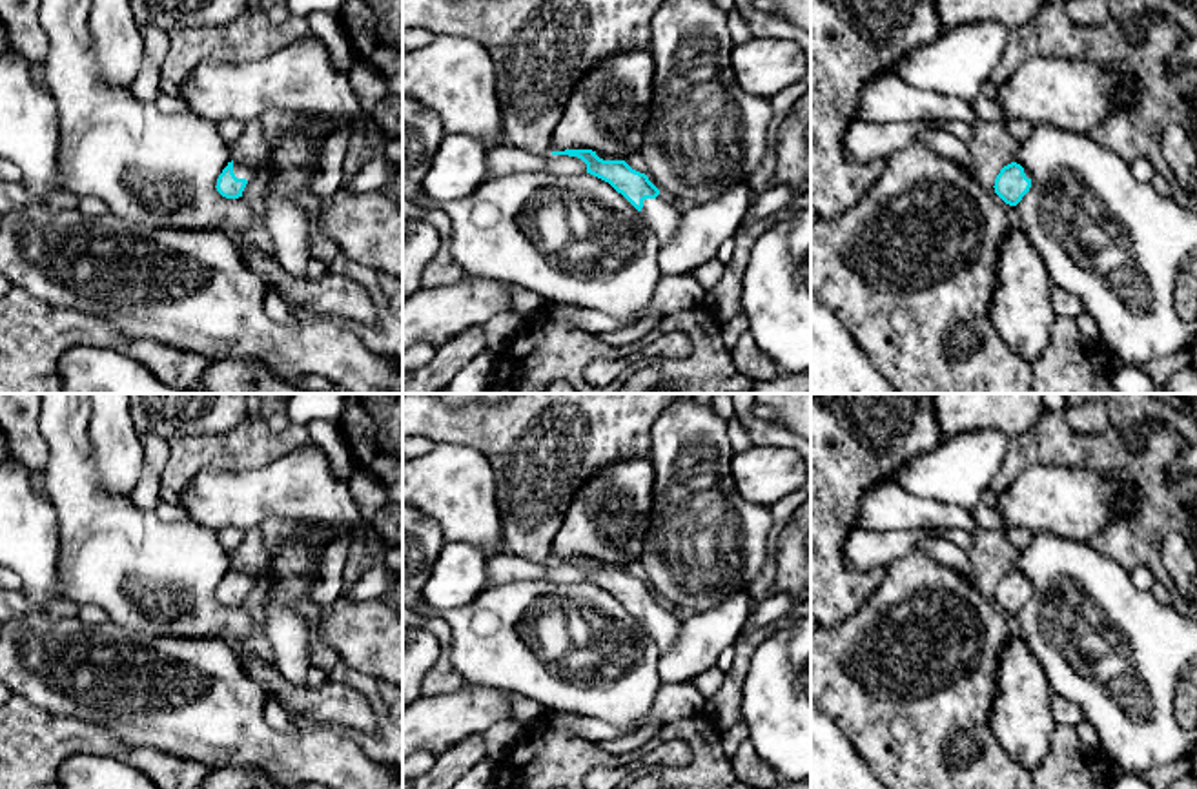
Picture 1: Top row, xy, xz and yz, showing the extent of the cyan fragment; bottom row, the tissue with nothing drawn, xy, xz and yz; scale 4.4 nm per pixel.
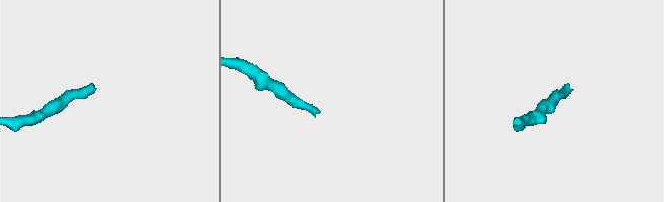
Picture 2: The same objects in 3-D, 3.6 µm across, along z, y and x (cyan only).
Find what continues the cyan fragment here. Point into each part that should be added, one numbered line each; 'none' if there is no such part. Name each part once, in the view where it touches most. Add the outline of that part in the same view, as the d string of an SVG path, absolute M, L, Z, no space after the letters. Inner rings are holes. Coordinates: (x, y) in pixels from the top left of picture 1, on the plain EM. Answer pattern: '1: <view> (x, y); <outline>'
1: xy (254, 580); M233 569L235 585L248 589L242 603L248 601L251 594L261 592L266 585L266 579L268 579L266 569Z

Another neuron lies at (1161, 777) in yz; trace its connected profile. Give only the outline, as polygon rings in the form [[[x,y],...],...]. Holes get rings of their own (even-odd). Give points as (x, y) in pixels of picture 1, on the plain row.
[[[1182,756],[1164,765],[1135,773],[1144,778],[1151,789],[1170,789],[1179,778],[1193,774],[1192,756]]]

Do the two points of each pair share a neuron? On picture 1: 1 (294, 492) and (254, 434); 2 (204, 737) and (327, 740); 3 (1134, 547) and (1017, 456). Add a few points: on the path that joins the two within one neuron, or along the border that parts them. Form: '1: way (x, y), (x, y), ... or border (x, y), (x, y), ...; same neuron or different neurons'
1: border (312, 441), (263, 467), (232, 472); different neurons
2: way (235, 737), (257, 746), (296, 746); same neuron
3: way (1150, 500), (1150, 489), (1119, 458), (1064, 450); same neuron

